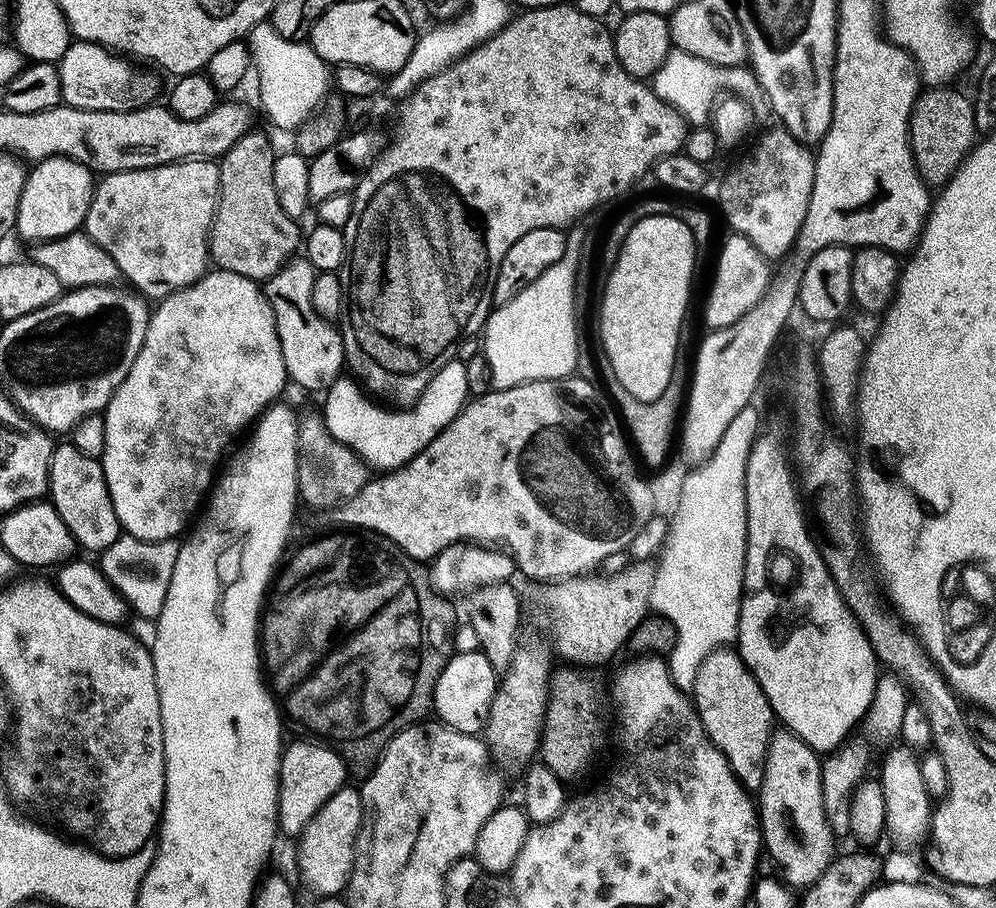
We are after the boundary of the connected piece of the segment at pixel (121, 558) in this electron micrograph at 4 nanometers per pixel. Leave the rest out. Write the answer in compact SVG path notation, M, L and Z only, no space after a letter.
M127 534L101 553L100 569L111 584L119 590L129 607L150 620L159 619L165 604L165 596L173 578L180 544L177 541L146 542Z

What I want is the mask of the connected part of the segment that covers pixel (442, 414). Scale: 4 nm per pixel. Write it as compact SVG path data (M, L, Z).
M460 358L444 364L442 370L438 370L426 385L416 403L403 410L381 406L375 399L365 395L355 379L352 380L335 380L323 393L324 425L335 440L355 452L372 470L395 470L409 464L458 415L470 396L466 386L466 363Z

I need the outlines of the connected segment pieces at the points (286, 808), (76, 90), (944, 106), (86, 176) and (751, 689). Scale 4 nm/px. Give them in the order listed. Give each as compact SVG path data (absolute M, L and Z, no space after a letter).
M300 740L289 748L287 745L280 758L280 805L276 811L277 823L279 831L292 838L299 837L304 827L318 814L318 810L326 806L328 799L349 783L348 768L343 760L345 757L327 743L308 740Z
M85 40L69 43L66 54L58 61L61 101L70 108L115 112L129 112L151 105L156 96L155 74L135 68L128 60L131 59L103 48L101 44Z
M932 86L924 91L917 95L908 118L912 161L916 163L916 172L925 185L943 186L977 143L976 110L973 101L955 92L952 86Z
M51 156L48 160L39 161L33 168L36 169L27 173L24 182L15 231L21 232L31 242L57 240L77 231L90 210L94 191L92 169L66 156Z
M739 651L711 652L698 668L698 678L694 678L690 699L696 705L708 737L727 757L740 783L749 790L759 789L768 757L768 743L774 731L774 717L762 686L758 686Z

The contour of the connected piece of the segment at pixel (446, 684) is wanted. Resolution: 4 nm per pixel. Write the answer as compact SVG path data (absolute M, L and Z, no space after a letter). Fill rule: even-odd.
M456 652L446 662L432 695L432 707L435 715L440 715L437 716L439 723L447 724L462 734L475 736L483 733L488 722L488 707L492 704L497 687L498 669L483 652Z

